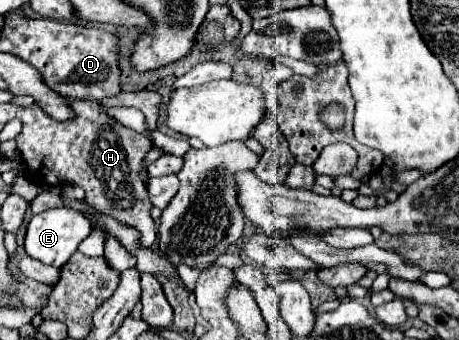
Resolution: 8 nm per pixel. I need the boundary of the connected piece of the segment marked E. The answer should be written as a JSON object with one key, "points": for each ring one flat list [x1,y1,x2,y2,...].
{"points":[[62,206,54,210,44,210,40,214,34,214,26,226,26,238,24,238,24,250,34,260,46,262,50,266,62,268,68,258,78,250,78,244,92,232,90,222,76,210]]}

